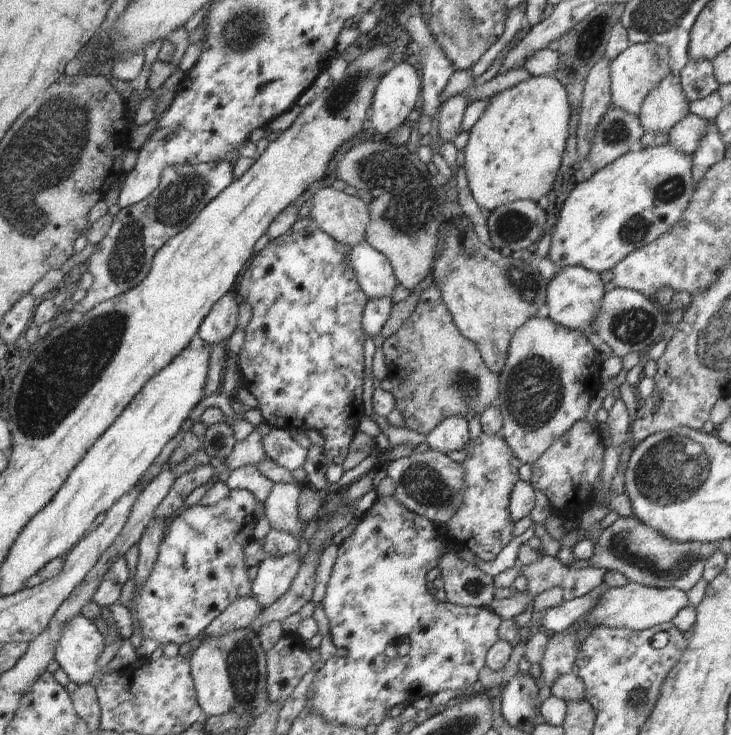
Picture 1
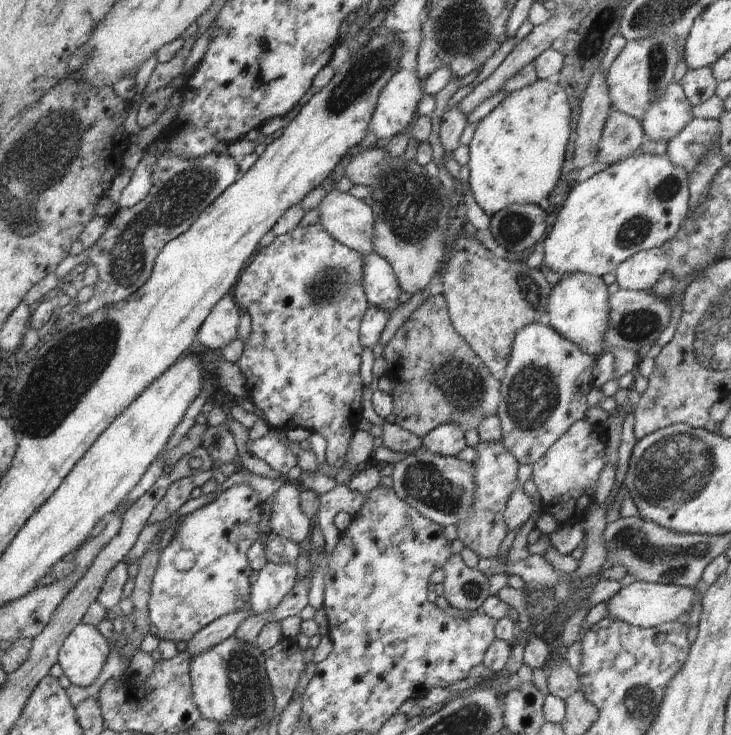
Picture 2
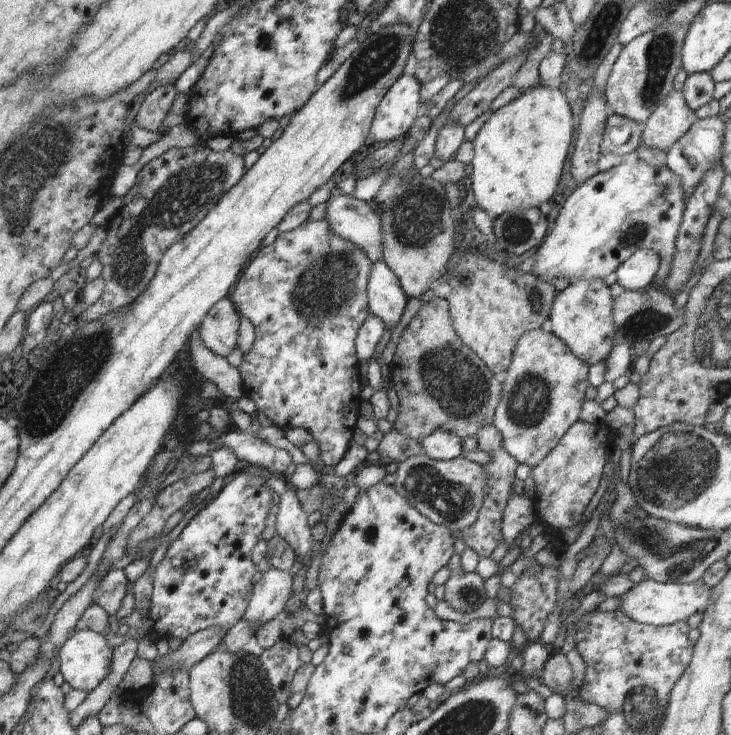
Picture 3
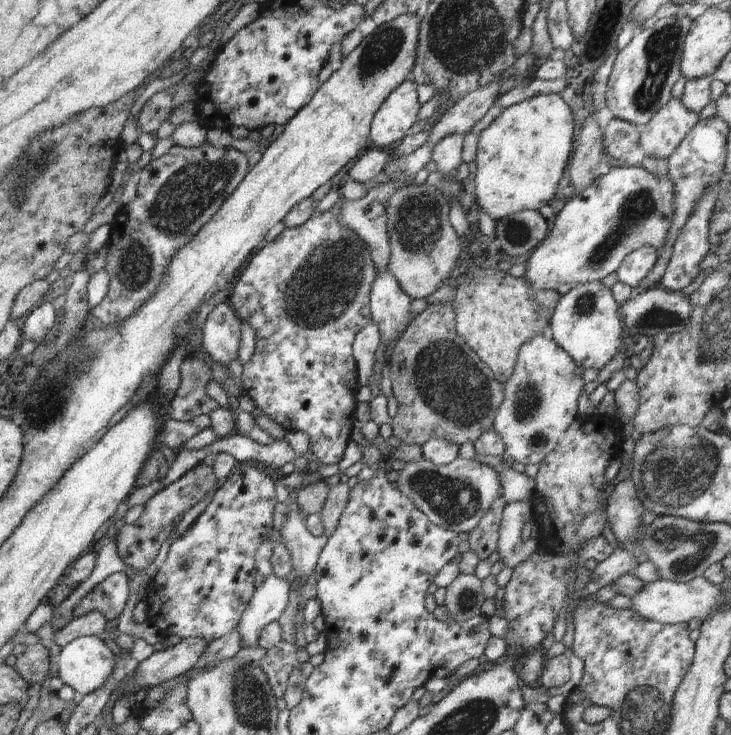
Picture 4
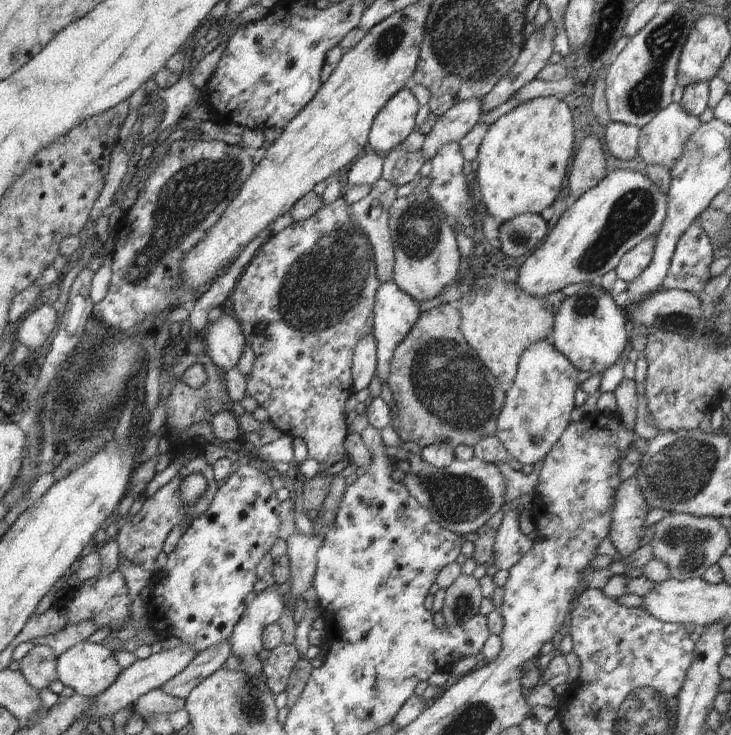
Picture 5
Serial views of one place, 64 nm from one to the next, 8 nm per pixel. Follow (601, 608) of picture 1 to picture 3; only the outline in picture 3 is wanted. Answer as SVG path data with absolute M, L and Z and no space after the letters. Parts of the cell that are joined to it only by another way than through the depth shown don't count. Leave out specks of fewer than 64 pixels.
M647 579L640 584L635 584L634 588L619 596L619 610L622 610L628 618L642 624L671 625L678 621L684 622L695 613L703 613L710 600L710 594L712 594L712 587L704 584L702 579L690 584L662 583Z

